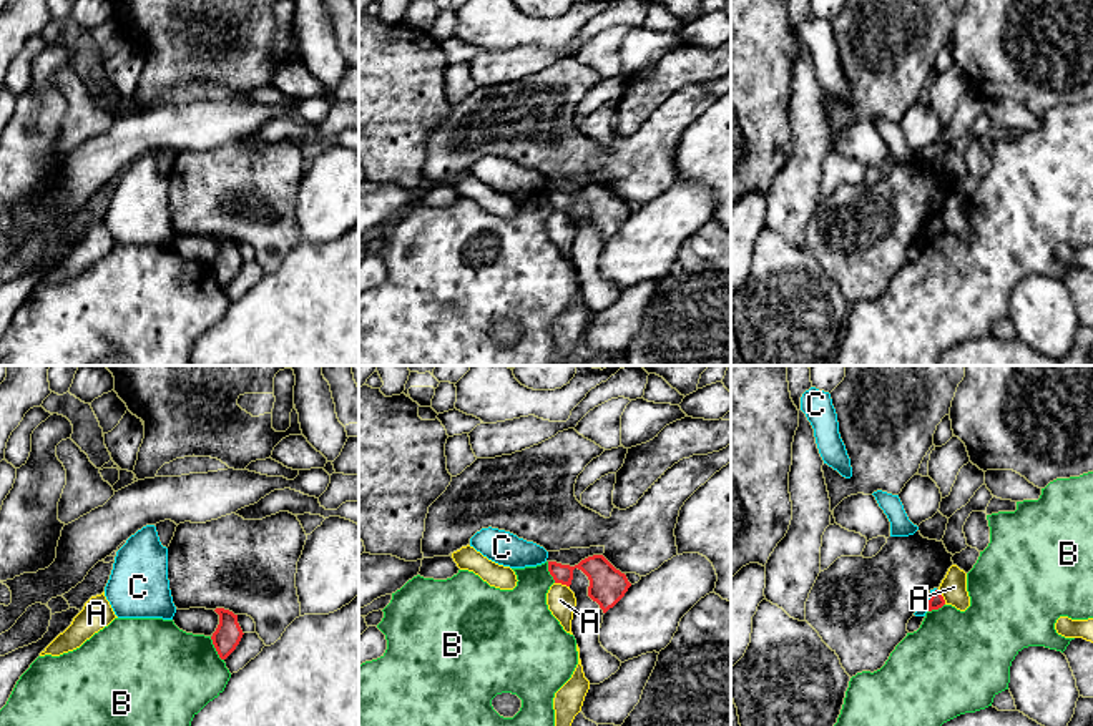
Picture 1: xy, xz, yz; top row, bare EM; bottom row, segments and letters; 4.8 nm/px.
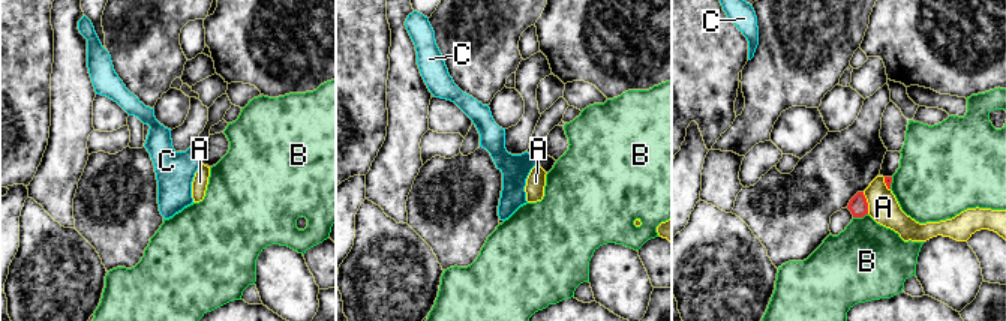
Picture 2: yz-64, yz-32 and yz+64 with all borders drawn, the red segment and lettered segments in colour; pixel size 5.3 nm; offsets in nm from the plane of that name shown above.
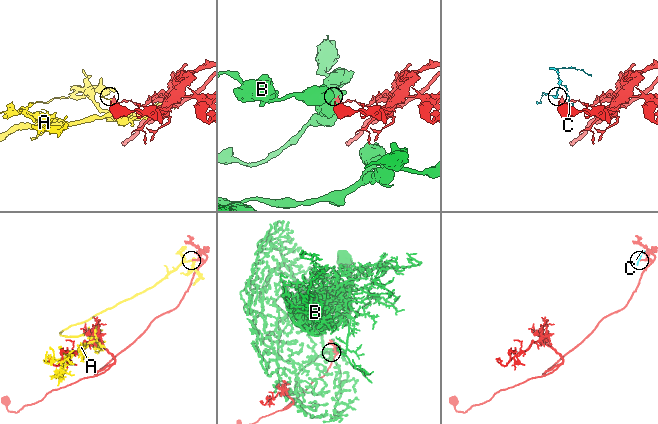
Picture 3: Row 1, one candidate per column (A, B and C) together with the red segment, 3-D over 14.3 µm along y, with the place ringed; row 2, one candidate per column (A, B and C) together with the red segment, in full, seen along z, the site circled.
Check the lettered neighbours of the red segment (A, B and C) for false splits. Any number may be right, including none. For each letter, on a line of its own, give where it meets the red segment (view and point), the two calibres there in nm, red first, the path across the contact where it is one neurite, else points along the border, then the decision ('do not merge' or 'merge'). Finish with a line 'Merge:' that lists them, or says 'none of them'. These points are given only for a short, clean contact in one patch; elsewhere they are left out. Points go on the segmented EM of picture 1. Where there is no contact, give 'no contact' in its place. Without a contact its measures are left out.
A: contact yz (942, 597); calibres 70 and 130 nm; do not merge
B: contact xy (215, 647); calibres 130 and 440 nm; do not merge
C: contact yz (929, 600); calibres 70 and 50 nm; border yz (936, 588), (927, 610); do not merge
Merge: none of them

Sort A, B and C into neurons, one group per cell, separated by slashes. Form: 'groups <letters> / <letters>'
groups A / B / C

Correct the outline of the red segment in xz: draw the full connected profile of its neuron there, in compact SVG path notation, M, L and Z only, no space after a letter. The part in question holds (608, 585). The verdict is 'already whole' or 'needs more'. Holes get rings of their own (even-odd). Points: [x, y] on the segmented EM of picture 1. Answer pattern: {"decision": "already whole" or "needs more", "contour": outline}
{"decision": "already whole", "contour": "M603 555L588 557L575 567L548 562L548 571L555 583L566 586L571 585L575 568L588 576L588 596L600 605L603 613L613 608L631 586L626 575L616 570Z"}

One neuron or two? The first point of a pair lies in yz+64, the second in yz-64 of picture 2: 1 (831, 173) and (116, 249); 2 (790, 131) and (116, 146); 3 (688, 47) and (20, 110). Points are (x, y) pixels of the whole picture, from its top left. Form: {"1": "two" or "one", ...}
{"1": "one", "2": "two", "3": "one"}

